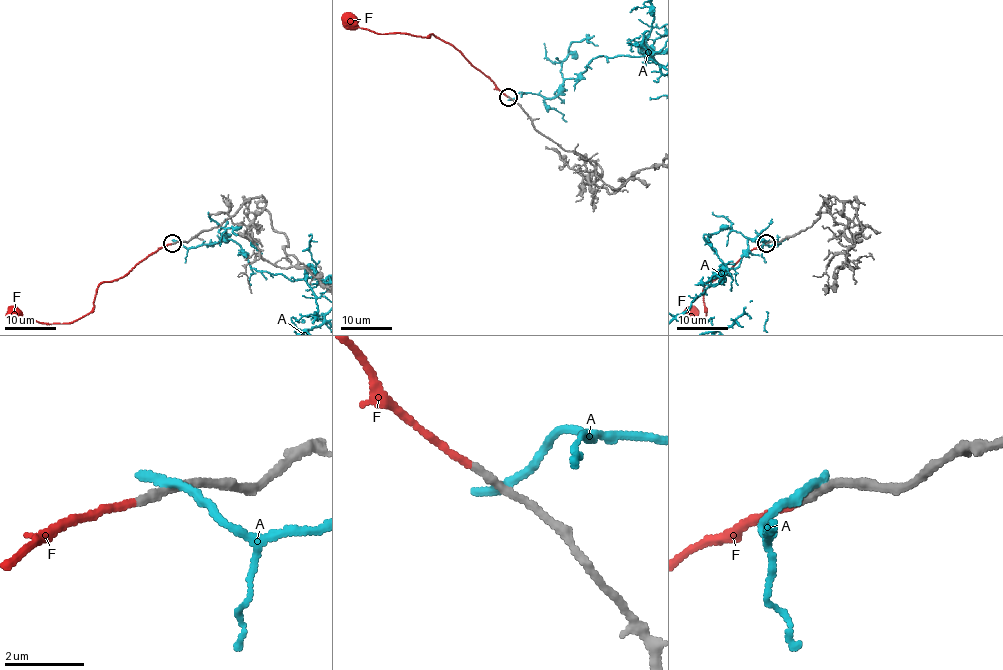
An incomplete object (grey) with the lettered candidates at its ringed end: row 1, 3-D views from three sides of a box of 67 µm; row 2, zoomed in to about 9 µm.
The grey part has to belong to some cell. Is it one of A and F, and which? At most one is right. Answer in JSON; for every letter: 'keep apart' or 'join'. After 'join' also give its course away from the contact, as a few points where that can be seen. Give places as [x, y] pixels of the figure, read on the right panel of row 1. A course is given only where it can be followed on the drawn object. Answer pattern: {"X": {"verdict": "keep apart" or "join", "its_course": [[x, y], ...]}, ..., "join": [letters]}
{"A": {"verdict": "keep apart"}, "F": {"verdict": "join"}, "join": ["F"]}

